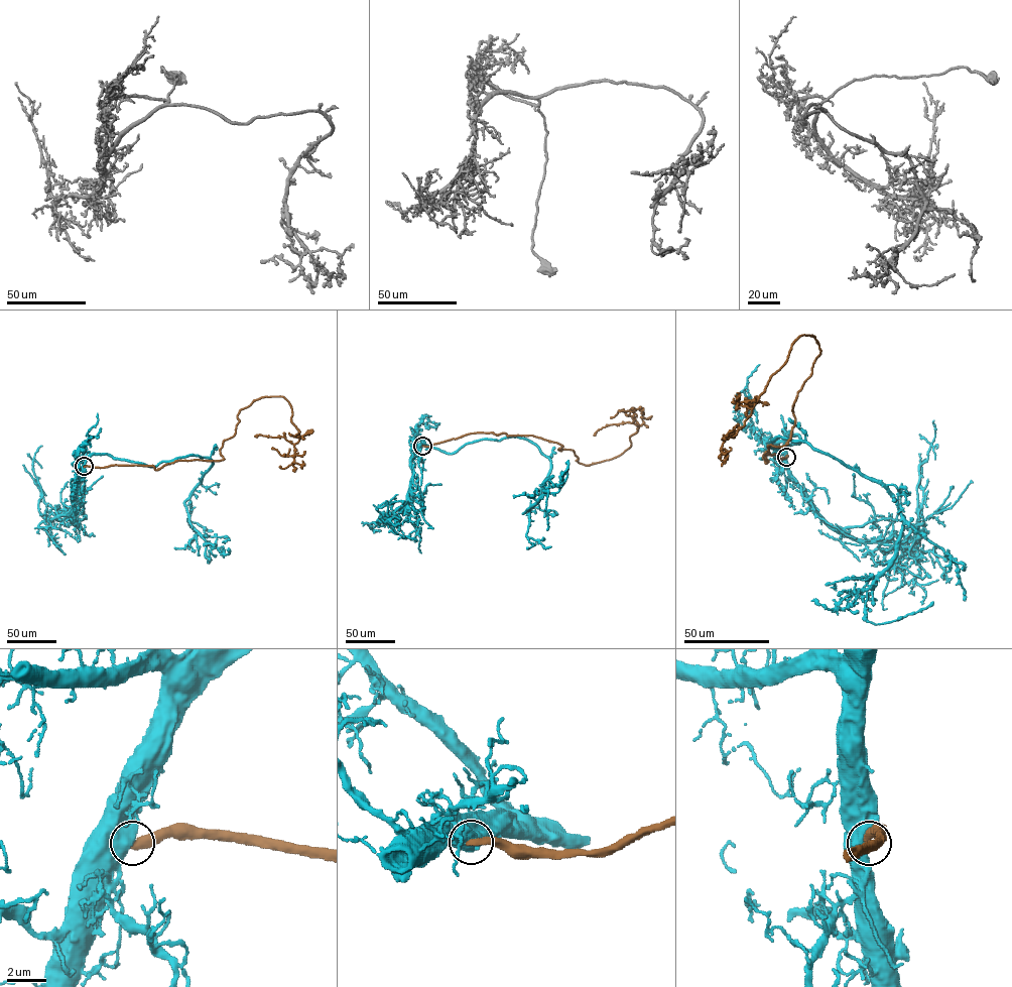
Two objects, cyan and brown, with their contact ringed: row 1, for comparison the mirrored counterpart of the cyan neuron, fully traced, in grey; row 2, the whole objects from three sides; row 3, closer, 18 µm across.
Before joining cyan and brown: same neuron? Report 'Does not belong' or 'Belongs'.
Does not belong

